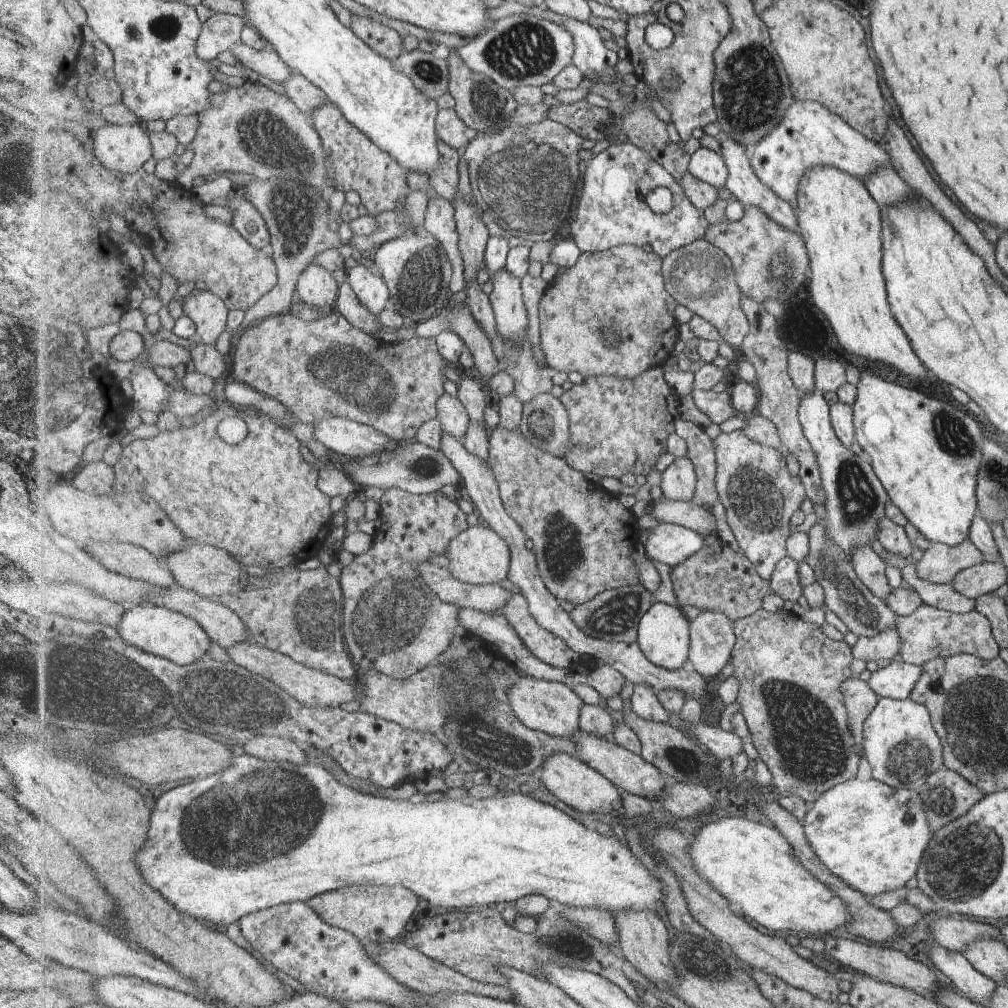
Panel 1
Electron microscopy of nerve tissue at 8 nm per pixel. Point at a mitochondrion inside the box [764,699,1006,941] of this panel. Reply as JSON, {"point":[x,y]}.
{"point":[960,867]}

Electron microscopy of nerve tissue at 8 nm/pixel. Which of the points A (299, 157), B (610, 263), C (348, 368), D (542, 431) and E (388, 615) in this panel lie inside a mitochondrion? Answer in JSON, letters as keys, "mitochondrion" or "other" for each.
{"A":"mitochondrion","B":"other","C":"mitochondrion","D":"mitochondrion","E":"mitochondrion"}

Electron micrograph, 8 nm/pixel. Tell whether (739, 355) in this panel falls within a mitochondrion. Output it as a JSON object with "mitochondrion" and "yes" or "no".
{"mitochondrion":"no"}

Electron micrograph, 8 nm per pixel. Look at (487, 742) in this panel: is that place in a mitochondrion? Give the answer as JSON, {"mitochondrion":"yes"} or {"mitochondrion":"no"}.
{"mitochondrion":"yes"}

